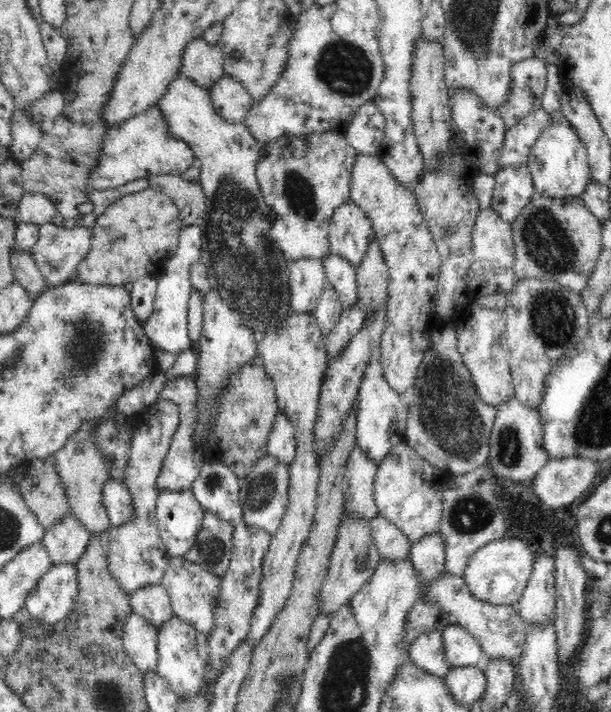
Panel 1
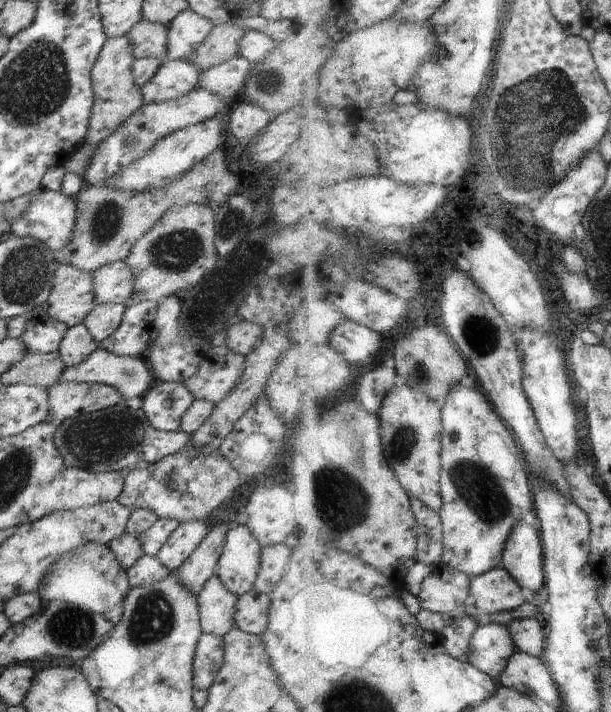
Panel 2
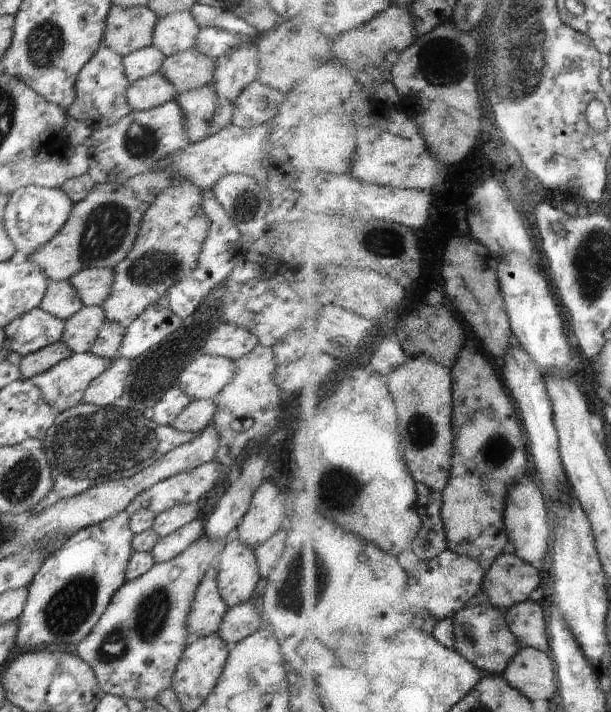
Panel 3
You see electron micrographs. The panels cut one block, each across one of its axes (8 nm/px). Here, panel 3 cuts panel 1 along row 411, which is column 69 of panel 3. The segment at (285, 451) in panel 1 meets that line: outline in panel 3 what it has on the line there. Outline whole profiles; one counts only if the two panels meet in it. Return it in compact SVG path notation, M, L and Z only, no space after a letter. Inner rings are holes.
M94 268L79 271L68 281L85 307L103 307L111 296L113 279L112 269Z

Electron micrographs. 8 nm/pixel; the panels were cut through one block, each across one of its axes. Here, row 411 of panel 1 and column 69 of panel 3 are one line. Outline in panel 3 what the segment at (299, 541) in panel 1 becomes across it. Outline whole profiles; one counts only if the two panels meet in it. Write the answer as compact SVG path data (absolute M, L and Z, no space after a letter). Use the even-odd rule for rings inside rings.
M48 279L46 295L38 308L59 320L69 320L85 305L78 297L78 292L70 285L69 281L52 281Z

